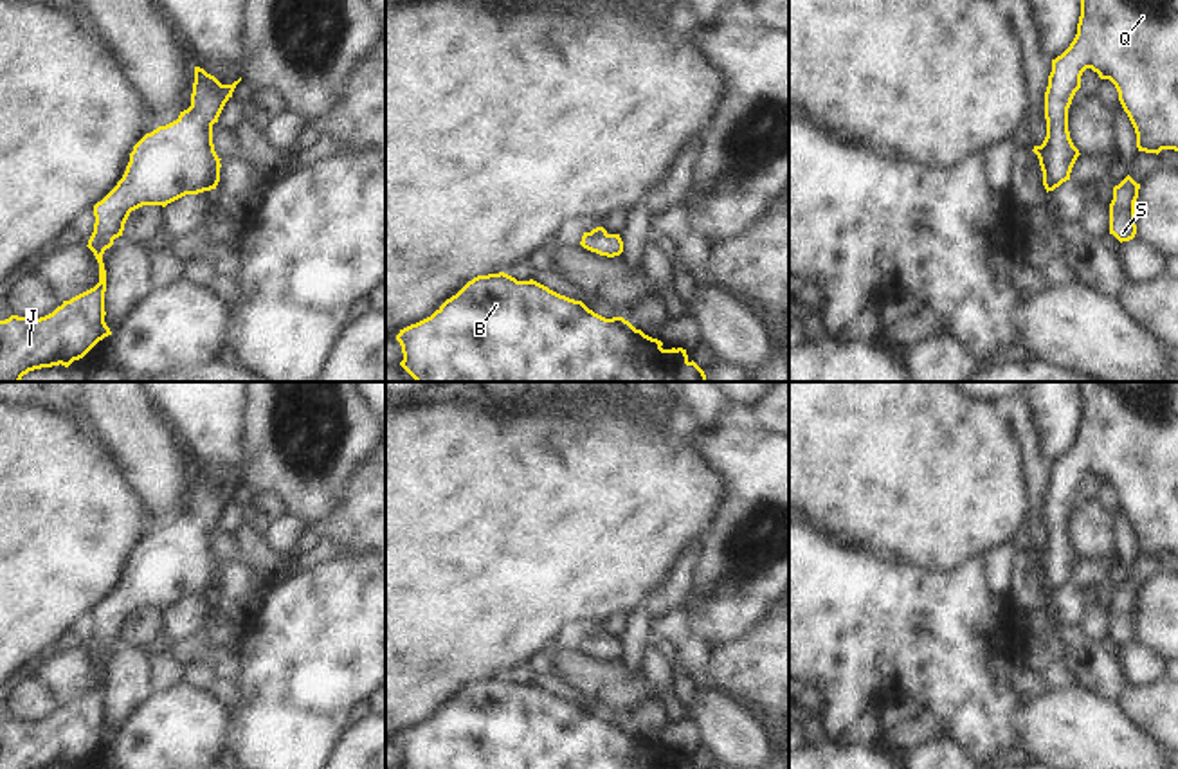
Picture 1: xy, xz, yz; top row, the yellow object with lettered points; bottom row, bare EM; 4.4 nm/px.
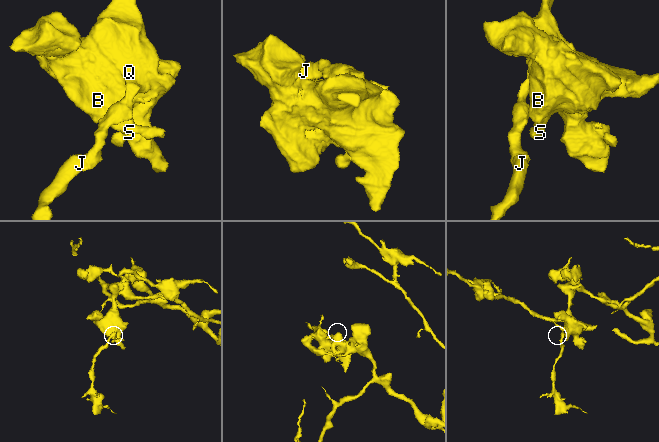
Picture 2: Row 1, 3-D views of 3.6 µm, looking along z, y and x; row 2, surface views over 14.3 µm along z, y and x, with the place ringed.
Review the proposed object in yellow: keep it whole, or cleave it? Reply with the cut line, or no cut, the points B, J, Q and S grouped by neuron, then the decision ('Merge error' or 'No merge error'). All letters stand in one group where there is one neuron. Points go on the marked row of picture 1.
No split. Groups: B J Q S. No merge error.

